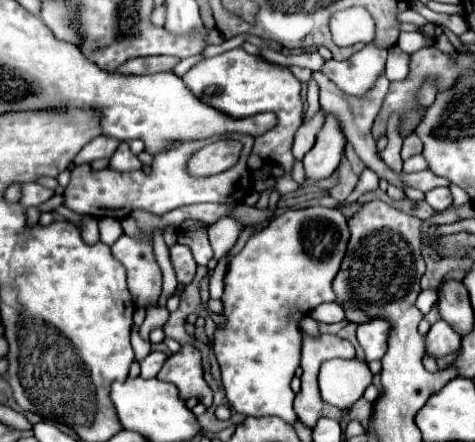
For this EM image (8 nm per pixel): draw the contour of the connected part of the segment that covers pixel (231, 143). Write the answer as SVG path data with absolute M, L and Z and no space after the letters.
M225 138L217 140L209 146L203 146L201 150L195 150L187 162L191 166L191 176L209 176L219 174L227 170L227 166L233 166L239 160L241 142Z

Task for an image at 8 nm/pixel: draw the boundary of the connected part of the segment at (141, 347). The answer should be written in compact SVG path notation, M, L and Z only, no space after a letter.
M137 332L131 334L131 344L133 344L133 350L135 350L135 360L137 362L141 362L141 358L145 358L151 352L151 342L141 340L141 336Z

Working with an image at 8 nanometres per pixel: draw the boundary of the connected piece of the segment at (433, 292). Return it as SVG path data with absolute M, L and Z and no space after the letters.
M427 288L425 292L419 294L419 298L417 298L417 308L419 308L423 314L427 314L427 312L435 306L435 302L437 302L437 288Z

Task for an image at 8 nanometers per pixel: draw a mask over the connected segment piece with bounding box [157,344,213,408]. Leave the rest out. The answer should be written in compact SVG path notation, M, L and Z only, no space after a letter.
M191 344L181 346L177 354L169 356L161 372L157 374L157 378L175 384L181 392L181 398L185 400L191 396L197 396L199 402L203 402L207 408L213 402L213 392L203 378L201 352Z

